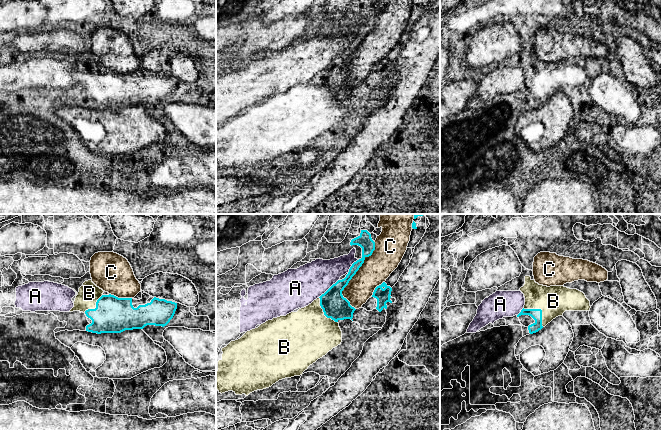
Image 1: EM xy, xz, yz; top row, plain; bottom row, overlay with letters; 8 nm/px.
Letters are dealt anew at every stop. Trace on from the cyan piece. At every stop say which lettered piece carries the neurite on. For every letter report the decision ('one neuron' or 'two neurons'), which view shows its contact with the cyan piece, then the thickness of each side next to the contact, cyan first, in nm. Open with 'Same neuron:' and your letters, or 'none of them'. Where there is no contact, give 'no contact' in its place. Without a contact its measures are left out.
Same neuron: B
A: two neurons | xz | 200/320 nm
B: one neuron | yz | 90/240 nm
C: two neurons | xz | 140/220 nm

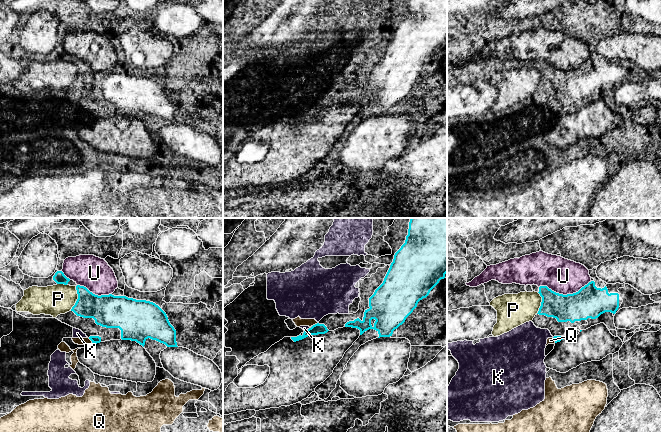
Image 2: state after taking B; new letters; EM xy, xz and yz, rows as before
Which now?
Same neuron: none of them
K: two neurons | xz | 90/40 nm
P: two neurons | xy | 240/240 nm
Q: two neurons | xz | 90/70 nm
U: two neurons | yz | 260/280 nm

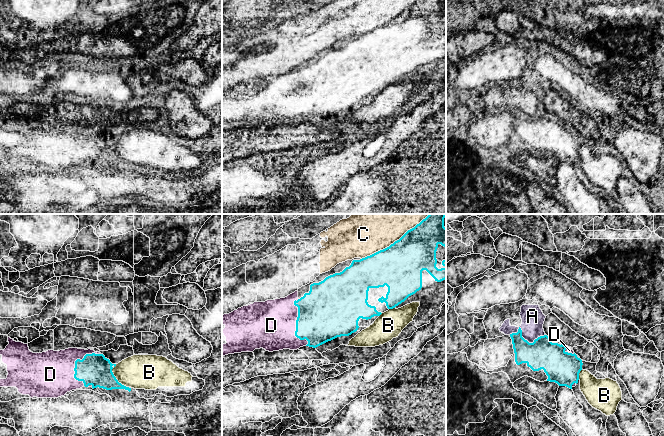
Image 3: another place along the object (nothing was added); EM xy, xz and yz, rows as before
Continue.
Same neuron: D
A: two neurons | yz | 240/180 nm
B: two neurons | xy | 260/280 nm
C: two neurons | xz | 360/460 nm
D: one neuron | xz | 420/400 nm

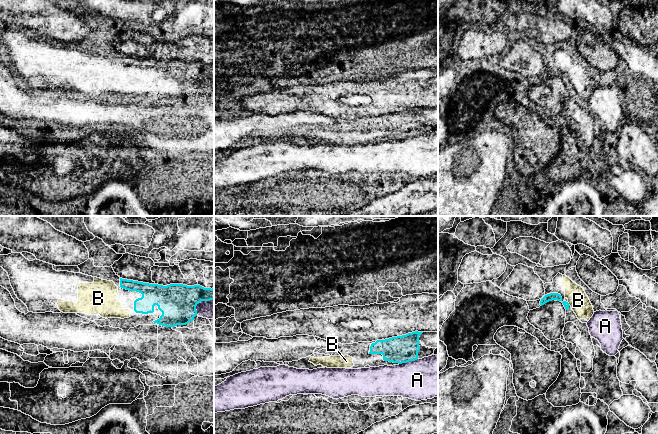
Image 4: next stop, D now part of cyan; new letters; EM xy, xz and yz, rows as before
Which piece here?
Same neuron: B
A: two neurons | xz | 220/340 nm
B: one neuron | yz | 50/160 nm

